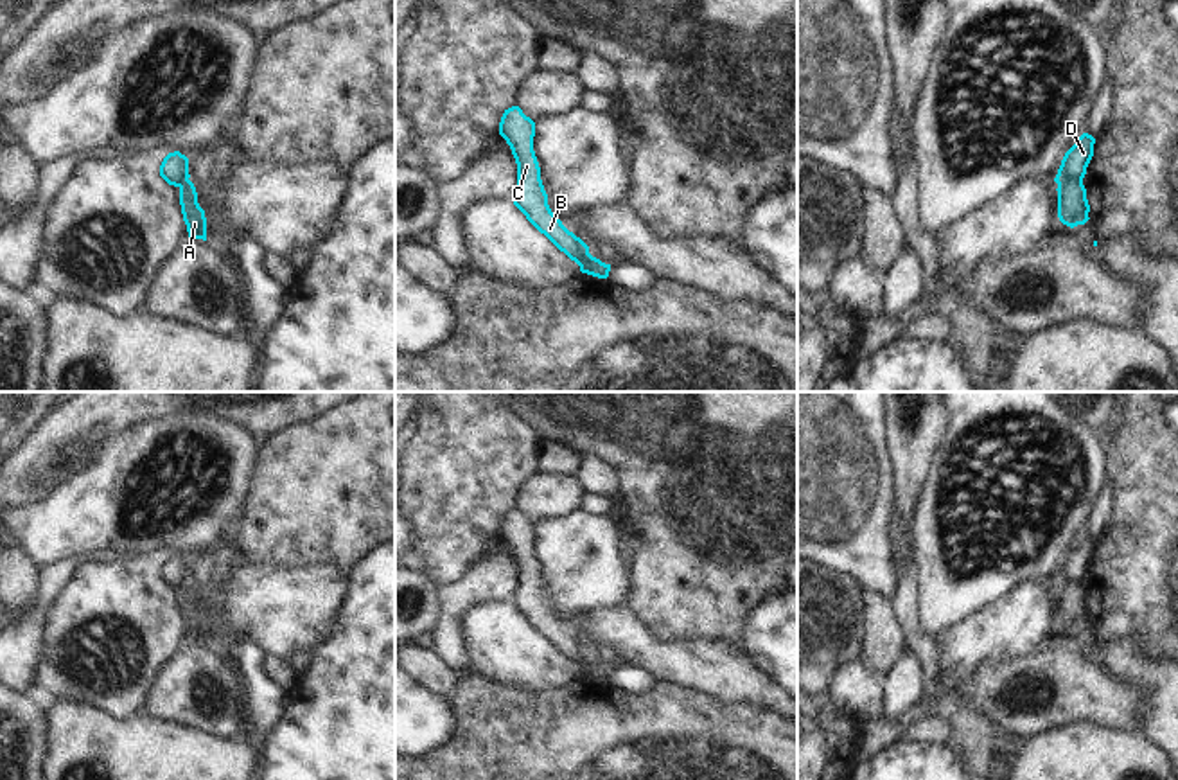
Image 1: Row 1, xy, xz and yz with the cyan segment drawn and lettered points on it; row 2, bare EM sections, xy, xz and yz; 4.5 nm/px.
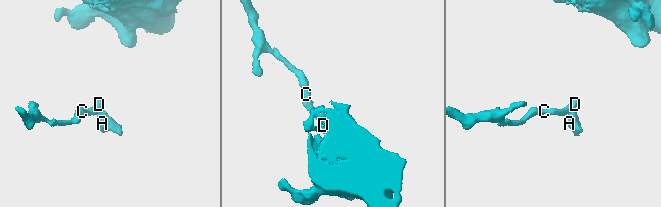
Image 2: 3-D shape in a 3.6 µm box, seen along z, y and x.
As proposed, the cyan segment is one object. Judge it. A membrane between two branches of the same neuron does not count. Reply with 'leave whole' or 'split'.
split

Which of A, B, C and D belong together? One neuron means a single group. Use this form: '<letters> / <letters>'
A / B C D

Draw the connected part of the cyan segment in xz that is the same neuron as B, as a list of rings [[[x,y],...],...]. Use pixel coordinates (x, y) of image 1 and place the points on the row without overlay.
[[[512,509],[501,519],[499,537],[510,548],[517,566],[517,588],[512,595],[514,607],[585,676],[584,661],[589,658],[589,649],[569,634],[548,607],[548,597],[533,554],[535,525],[519,509]]]

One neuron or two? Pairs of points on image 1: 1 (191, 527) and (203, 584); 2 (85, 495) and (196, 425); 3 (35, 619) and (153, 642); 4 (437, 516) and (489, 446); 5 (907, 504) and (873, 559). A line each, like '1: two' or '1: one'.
1: two
2: one
3: two
4: one
5: two

